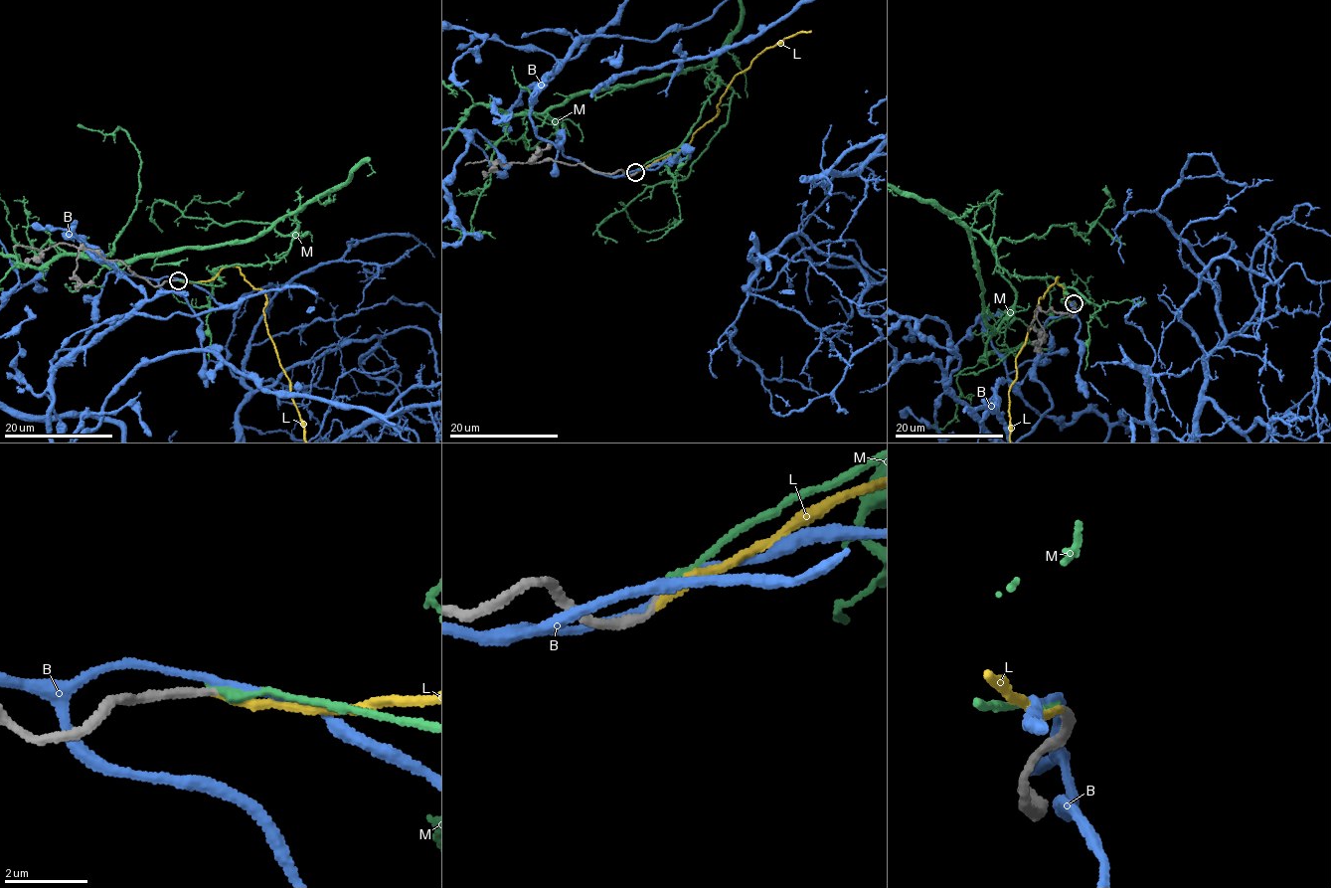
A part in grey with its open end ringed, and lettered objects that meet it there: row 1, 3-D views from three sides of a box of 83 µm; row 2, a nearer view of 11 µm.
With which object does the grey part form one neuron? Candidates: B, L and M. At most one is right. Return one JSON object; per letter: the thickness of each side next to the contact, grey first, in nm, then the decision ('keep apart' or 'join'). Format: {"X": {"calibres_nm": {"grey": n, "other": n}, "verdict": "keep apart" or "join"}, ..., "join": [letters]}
{"B": {"calibres_nm": {"grey": 200, "other": 180}, "verdict": "keep apart"}, "L": {"calibres_nm": {"grey": 200, "other": 190}, "verdict": "join"}, "M": {"calibres_nm": {"grey": 200, "other": 240}, "verdict": "keep apart"}, "join": ["L"]}

